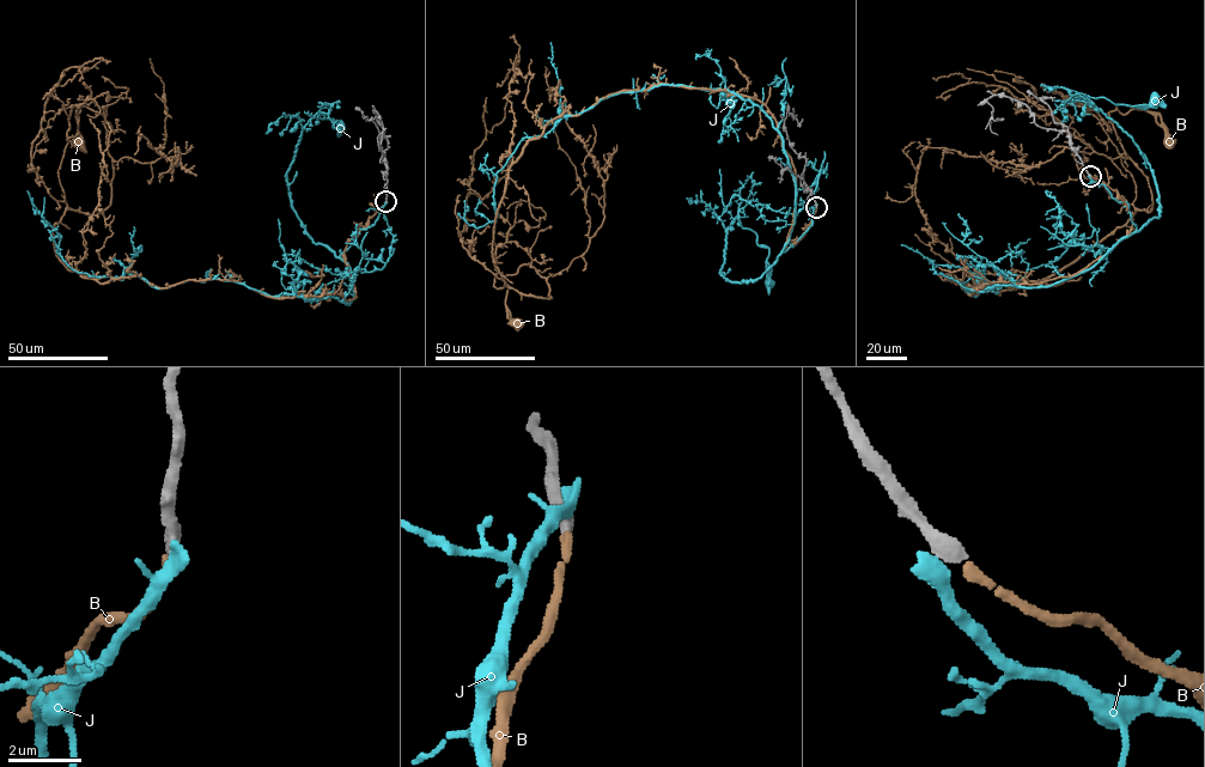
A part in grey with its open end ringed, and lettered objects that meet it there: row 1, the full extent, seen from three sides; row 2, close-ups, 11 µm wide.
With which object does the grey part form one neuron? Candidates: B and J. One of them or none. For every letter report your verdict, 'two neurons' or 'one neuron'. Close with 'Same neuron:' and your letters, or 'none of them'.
B: one neuron
J: two neurons
Same neuron: B

